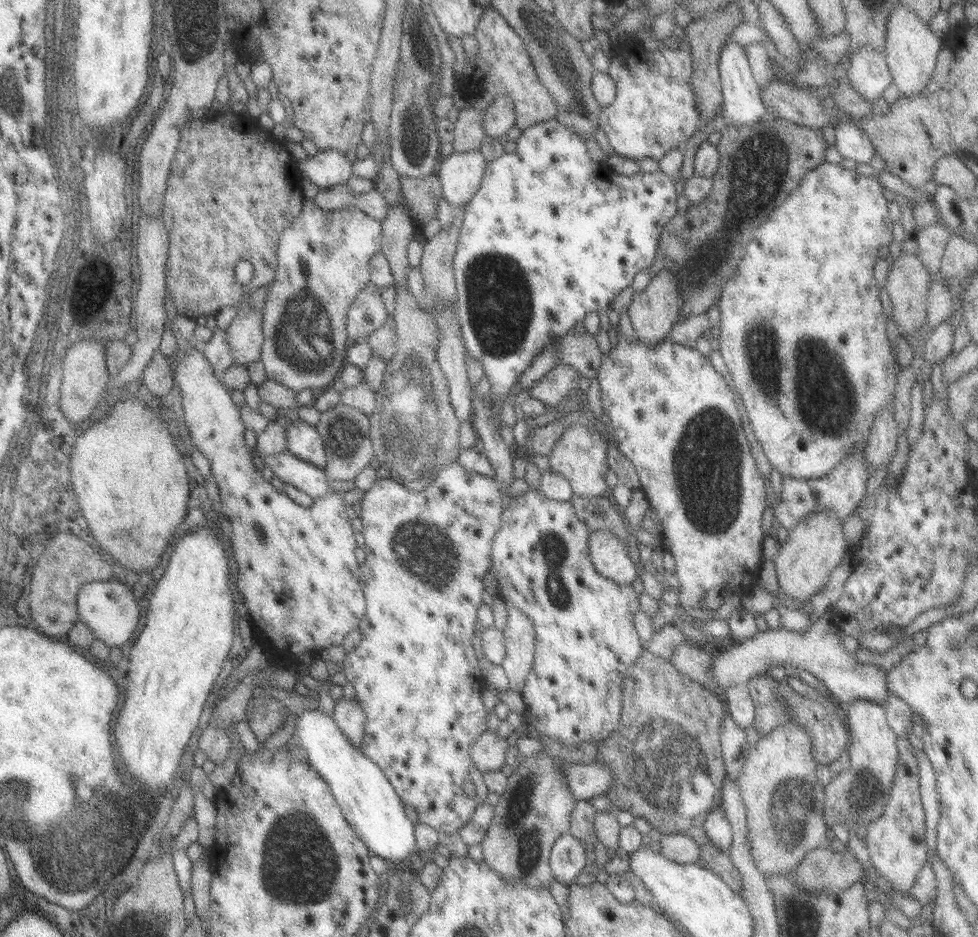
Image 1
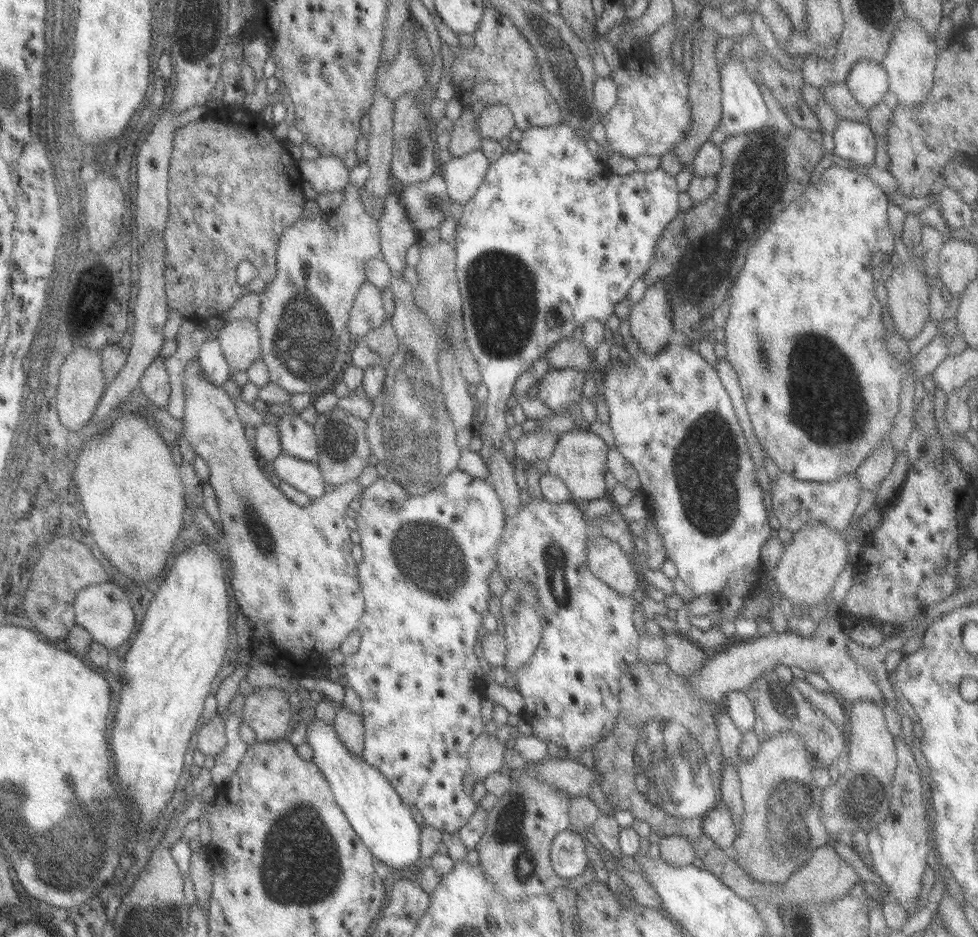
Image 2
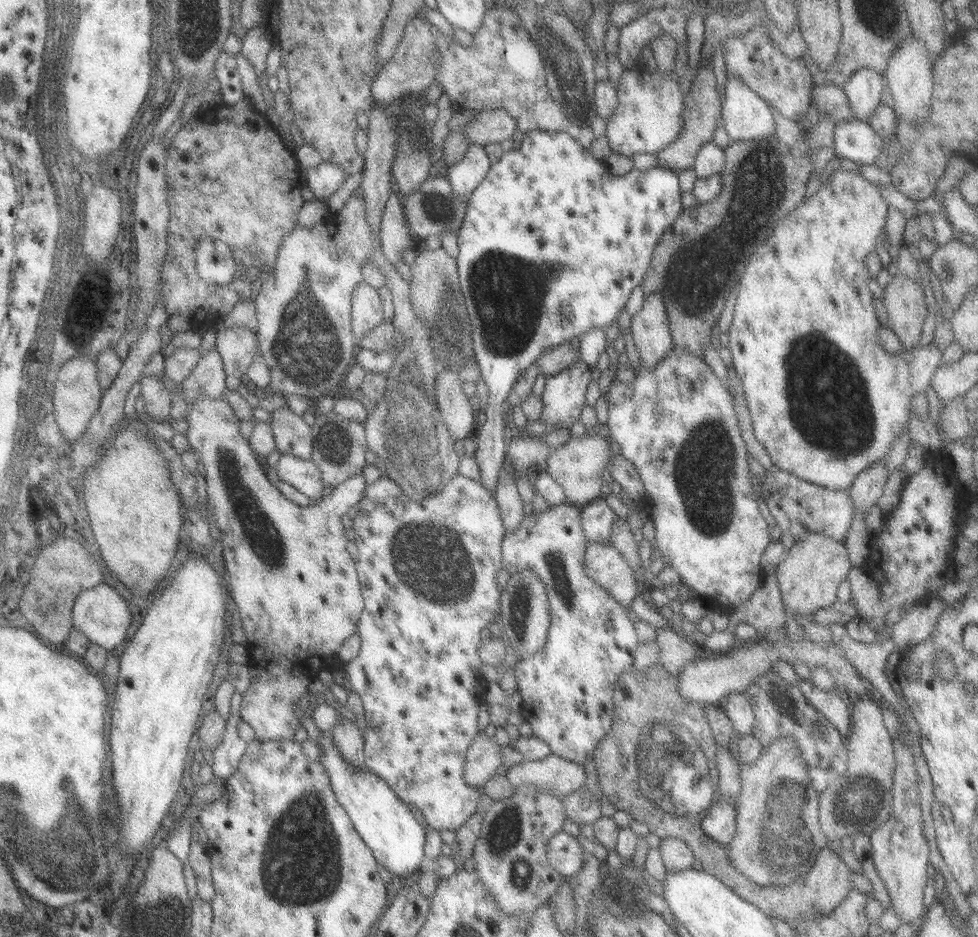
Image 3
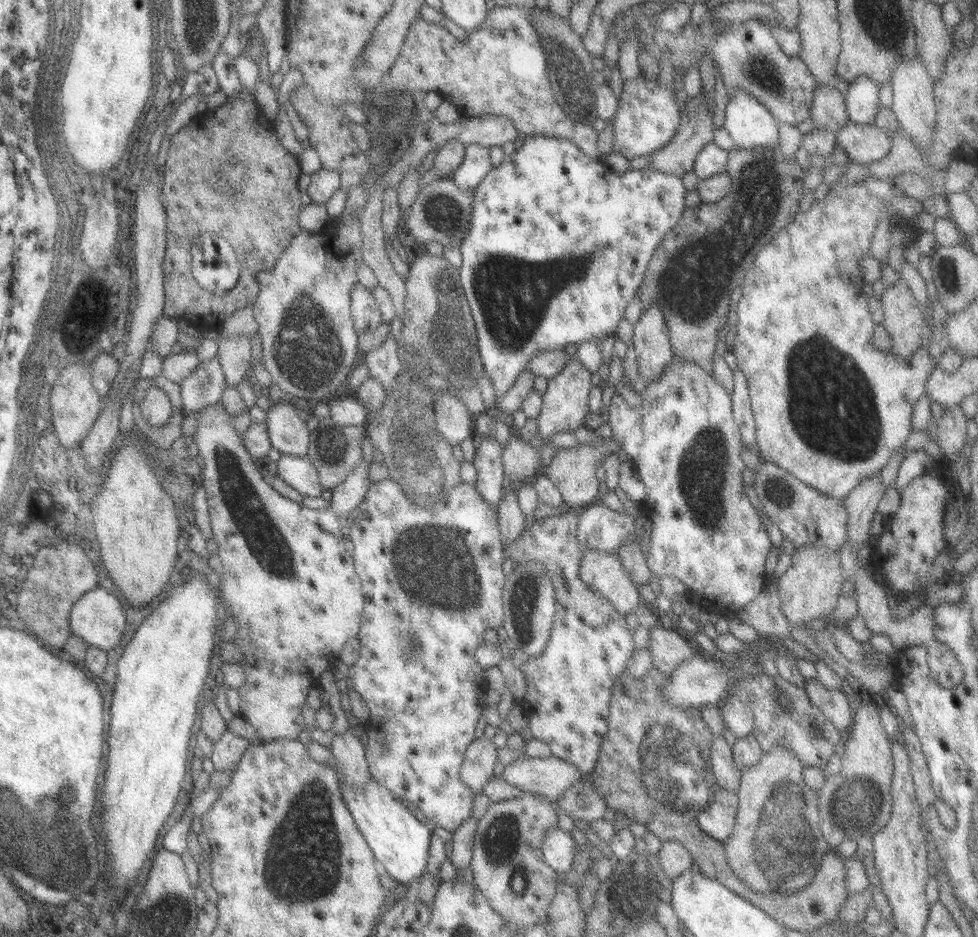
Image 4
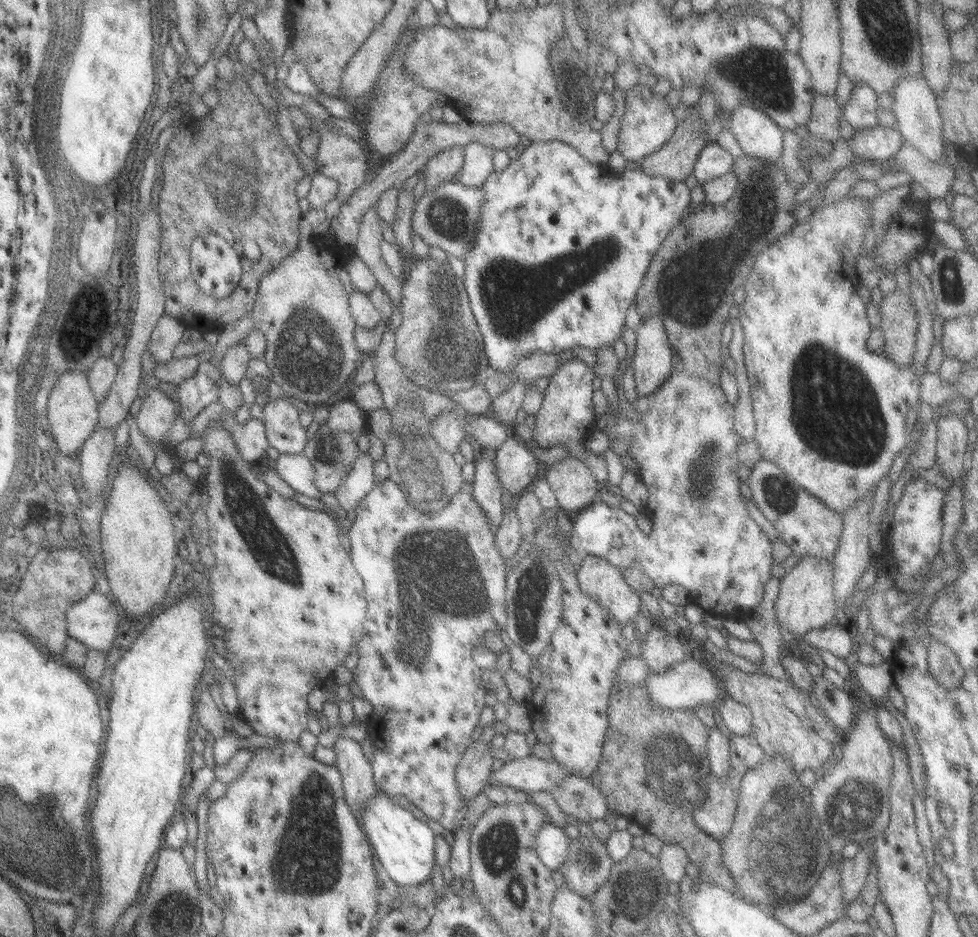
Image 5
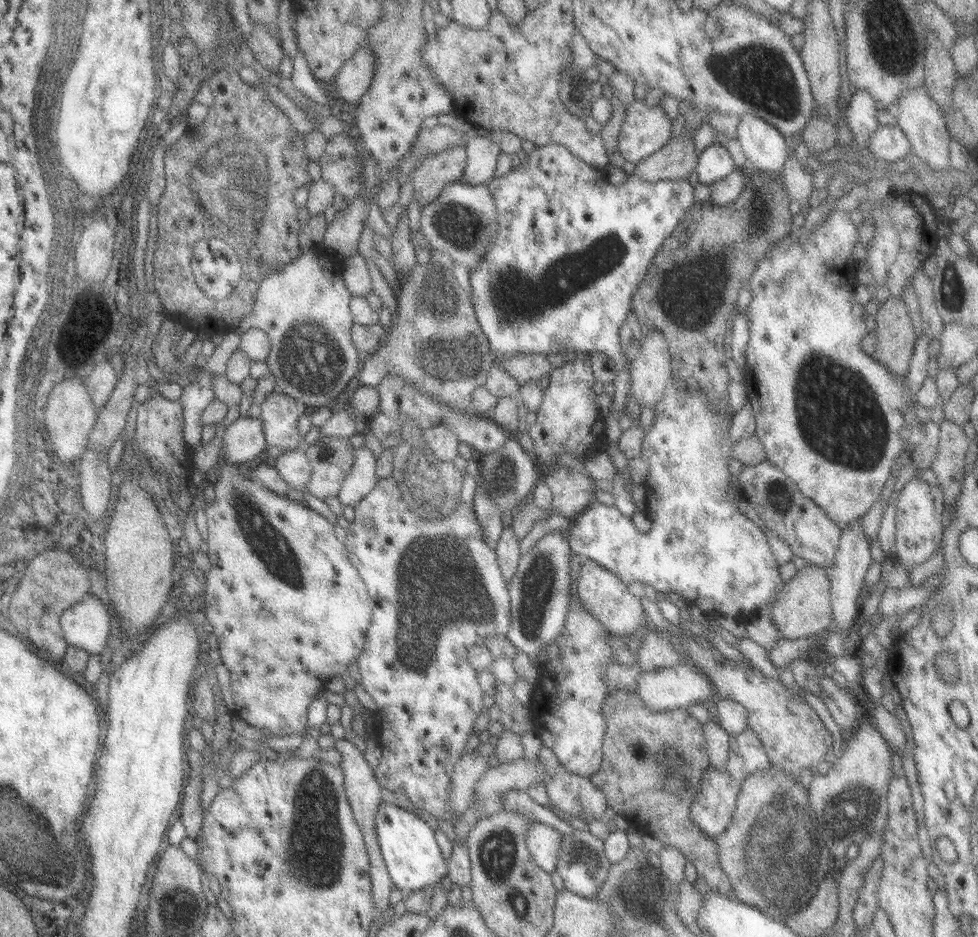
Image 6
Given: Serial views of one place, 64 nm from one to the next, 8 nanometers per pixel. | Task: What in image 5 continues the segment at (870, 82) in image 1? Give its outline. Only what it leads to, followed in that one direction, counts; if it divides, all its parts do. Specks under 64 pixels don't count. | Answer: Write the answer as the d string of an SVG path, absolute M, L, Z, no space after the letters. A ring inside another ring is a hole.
M864 84L854 86L849 101L843 105L842 120L853 130L863 130L876 125L876 110L880 103L878 96Z

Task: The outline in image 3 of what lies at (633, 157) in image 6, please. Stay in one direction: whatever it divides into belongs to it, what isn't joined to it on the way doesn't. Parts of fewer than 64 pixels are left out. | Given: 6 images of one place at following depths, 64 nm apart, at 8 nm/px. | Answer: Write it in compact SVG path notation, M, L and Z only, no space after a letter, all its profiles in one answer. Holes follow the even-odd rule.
M640 56L636 58L631 66L631 71L623 71L619 77L619 84L616 87L616 105L605 123L604 135L611 152L632 158L634 154L657 154L670 142L673 142L680 133L682 127L683 96L679 91L678 77L673 72L664 72L656 68L653 73L647 70Z

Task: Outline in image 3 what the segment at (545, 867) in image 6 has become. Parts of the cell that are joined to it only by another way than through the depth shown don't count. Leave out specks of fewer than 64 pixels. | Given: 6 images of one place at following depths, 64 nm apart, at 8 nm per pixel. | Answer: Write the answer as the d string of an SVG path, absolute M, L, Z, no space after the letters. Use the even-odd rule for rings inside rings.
M561 831L548 838L545 854L547 864L563 878L577 874L586 856L580 842L573 835Z

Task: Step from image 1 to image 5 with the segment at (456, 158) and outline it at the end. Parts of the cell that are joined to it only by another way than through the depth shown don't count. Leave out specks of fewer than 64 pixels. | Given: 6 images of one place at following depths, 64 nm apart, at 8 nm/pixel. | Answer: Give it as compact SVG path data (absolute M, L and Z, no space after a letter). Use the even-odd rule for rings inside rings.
M469 141L462 147L462 150L462 167L455 176L454 182L457 182L459 186L479 187L489 174L494 172L491 162L494 148L475 141Z

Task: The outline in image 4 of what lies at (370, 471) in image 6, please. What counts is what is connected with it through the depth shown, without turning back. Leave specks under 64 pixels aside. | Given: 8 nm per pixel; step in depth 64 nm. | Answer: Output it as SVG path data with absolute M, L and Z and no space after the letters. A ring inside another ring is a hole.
M210 404L194 415L197 426L191 439L198 450L197 456L203 460L197 479L205 491L211 538L217 546L217 558L221 564L216 571L218 608L223 619L233 616L235 636L232 643L241 652L238 664L245 676L238 688L237 715L253 726L257 739L296 740L297 734L306 728L301 706L307 691L315 687L311 682L319 679L320 672L332 668L345 641L356 638L359 630L364 598L352 558L345 552L345 534L341 534L341 528L350 525L351 510L357 508L369 488L369 464L362 459L343 481L332 488L331 501L328 501L326 509L307 509L281 496L263 480L243 448L231 416L220 404Z

